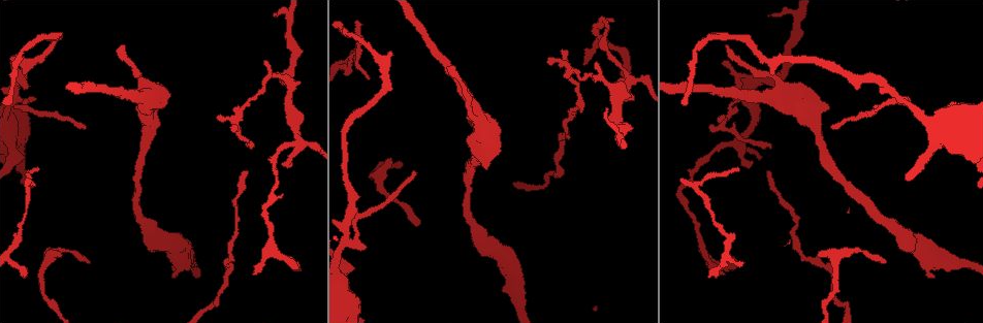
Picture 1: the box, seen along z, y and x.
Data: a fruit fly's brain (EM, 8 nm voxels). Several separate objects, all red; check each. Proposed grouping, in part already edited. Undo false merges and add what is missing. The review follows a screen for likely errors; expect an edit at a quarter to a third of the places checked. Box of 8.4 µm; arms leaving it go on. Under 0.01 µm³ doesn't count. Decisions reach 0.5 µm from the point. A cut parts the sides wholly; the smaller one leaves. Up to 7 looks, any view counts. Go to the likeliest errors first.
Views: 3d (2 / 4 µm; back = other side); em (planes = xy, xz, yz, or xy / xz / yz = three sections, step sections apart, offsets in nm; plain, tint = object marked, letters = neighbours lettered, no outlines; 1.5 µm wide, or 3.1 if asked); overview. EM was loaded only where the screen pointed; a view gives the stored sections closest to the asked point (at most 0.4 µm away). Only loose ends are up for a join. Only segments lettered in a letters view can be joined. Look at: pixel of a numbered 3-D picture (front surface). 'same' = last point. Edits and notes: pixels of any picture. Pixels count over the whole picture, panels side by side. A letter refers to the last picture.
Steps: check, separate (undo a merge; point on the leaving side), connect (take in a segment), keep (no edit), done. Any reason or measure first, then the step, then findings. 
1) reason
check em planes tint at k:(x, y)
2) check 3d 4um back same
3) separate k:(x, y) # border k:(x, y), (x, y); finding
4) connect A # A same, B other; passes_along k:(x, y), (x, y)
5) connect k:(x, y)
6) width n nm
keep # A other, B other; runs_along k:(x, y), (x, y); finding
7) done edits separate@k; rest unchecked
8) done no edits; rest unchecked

thin end
check em planes tint at 1:(247, 172)

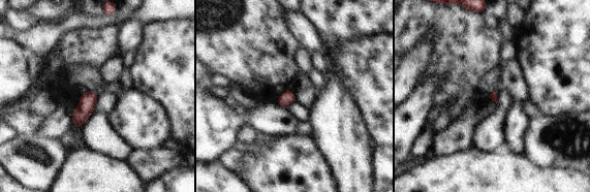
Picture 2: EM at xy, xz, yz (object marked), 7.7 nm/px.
see the neighbours
check em planes letters same

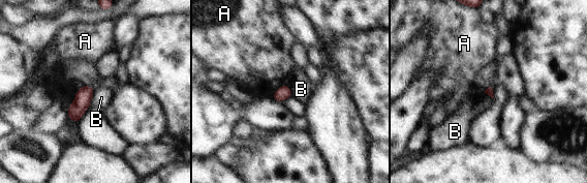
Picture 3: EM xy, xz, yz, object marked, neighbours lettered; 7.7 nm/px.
keep # A other, B other; border 3:(95, 89), (89, 105); no lettered segment goes on from it

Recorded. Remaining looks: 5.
branch stops here
check em xz step 4 tint at 1:(884, 261)

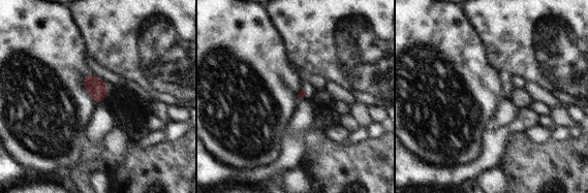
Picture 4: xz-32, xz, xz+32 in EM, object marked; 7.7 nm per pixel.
check em planes letters same

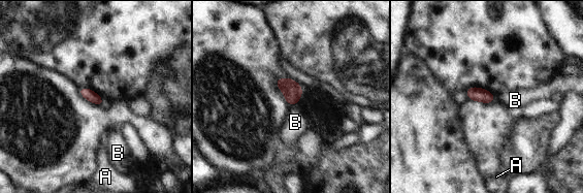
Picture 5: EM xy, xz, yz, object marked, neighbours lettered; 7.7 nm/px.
width 90 nm; longest_contact B 40 nm
keep # A other, B other; no lettered segment goes on from it

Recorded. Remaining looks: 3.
thick turns thin
check 3d 4um at 1:(834, 293)

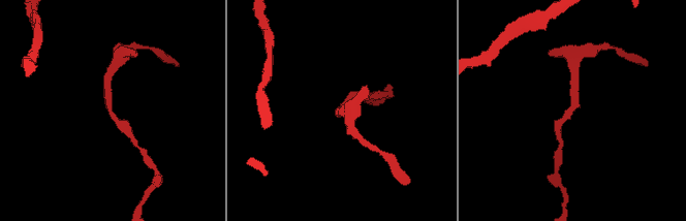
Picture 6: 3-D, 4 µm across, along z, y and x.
need the tissue
check em planes letters at 6:(110, 109)

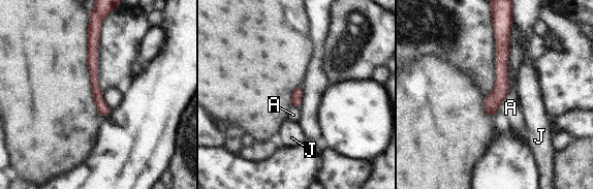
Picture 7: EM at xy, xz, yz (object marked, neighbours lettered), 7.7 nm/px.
keep # A other, J other; runs_along 7:(93, 36), (94, 87), (105, 114); continuous, no second neuron

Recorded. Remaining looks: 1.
done no edits; rest unchecked

